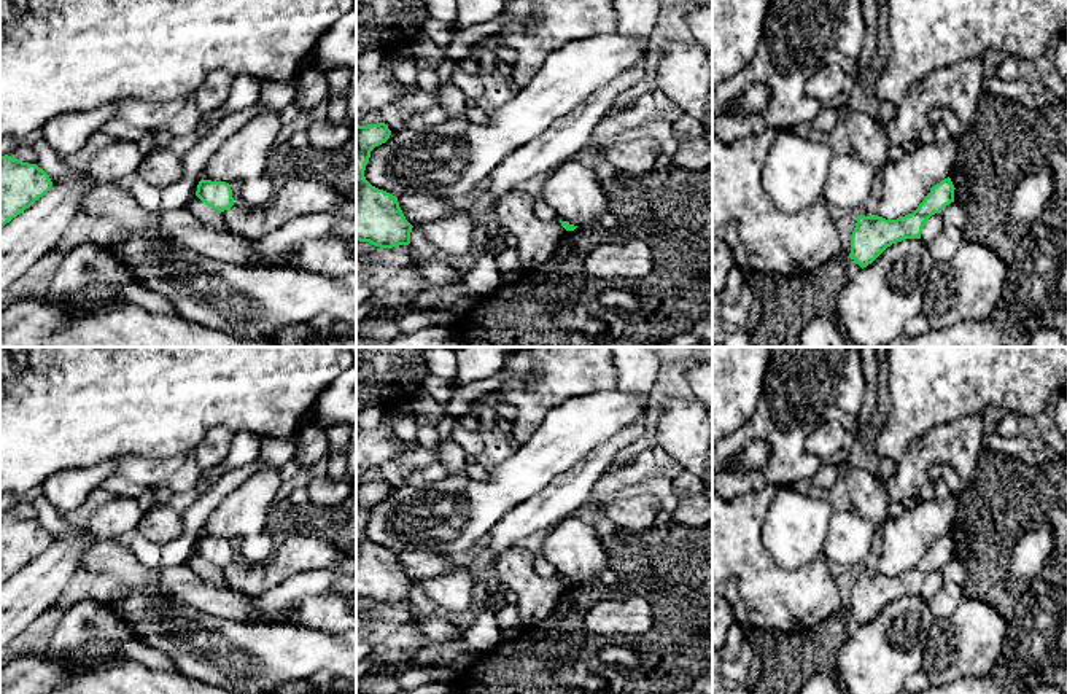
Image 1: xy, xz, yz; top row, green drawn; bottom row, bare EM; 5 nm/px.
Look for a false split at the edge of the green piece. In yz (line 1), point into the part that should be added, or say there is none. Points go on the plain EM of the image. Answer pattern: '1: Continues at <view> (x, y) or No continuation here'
1: No continuation here

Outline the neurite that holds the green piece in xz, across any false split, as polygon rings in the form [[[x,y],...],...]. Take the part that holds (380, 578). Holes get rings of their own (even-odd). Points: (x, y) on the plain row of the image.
[[[385,479],[356,481],[356,595],[380,605],[409,602],[413,584],[405,576],[398,554],[372,543],[364,533],[371,508],[390,492]]]

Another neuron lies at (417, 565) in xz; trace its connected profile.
[[[405,551],[398,554],[399,563],[405,576],[412,583],[445,575],[458,567],[450,563],[445,556],[431,554],[428,551]]]

